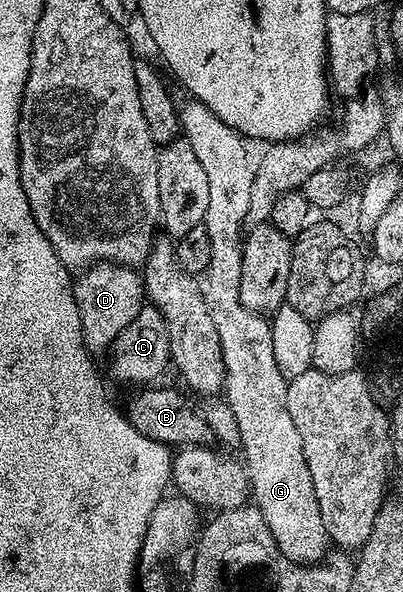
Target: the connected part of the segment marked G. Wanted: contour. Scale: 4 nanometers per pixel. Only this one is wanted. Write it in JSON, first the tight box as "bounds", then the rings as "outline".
{"bounds":[177,98,329,564],"outline":[[[196,98],[184,99],[177,106],[179,129],[209,180],[209,208],[201,224],[209,232],[211,262],[202,275],[201,285],[205,304],[209,304],[209,316],[213,316],[217,336],[221,336],[221,354],[225,356],[227,373],[225,401],[237,419],[249,494],[253,505],[265,516],[265,524],[269,524],[277,548],[294,562],[318,564],[329,553],[329,539],[313,492],[313,476],[309,476],[305,464],[301,434],[297,432],[297,424],[293,424],[293,416],[289,416],[289,379],[277,368],[273,357],[270,321],[241,304],[241,260],[255,175],[253,158],[247,155],[248,143],[242,134],[229,128],[225,120],[209,112]]]}

